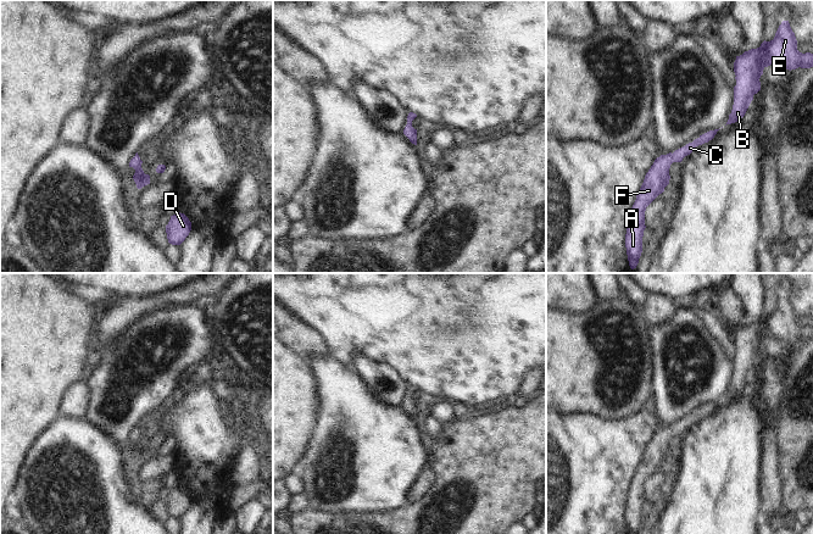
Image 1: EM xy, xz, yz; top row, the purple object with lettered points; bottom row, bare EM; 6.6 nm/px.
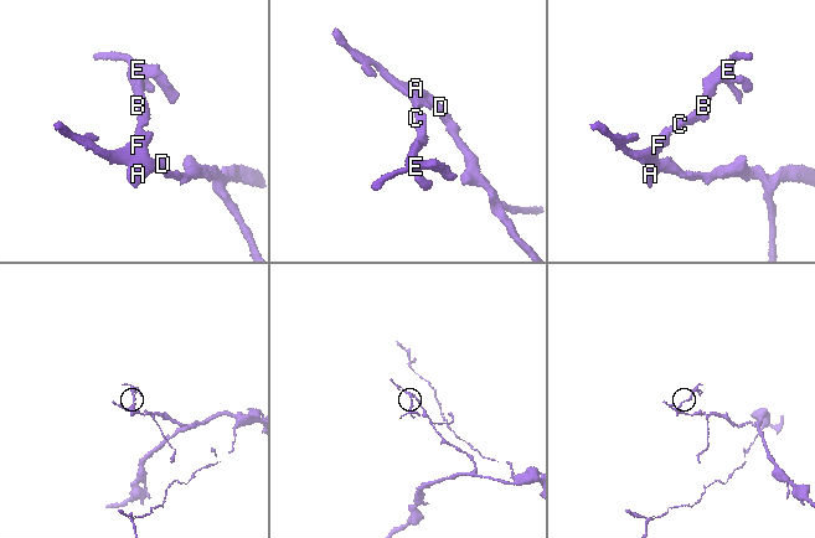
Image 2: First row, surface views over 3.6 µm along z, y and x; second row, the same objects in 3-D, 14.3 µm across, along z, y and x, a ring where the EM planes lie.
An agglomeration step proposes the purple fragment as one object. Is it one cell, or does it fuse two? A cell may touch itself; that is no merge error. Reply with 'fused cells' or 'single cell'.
single cell

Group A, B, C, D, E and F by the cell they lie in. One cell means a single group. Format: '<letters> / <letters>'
A B C D E F

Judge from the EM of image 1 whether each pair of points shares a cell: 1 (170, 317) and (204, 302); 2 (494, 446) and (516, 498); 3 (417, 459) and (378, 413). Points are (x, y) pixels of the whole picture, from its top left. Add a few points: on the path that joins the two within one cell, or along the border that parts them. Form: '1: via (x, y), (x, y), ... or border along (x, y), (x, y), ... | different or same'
1: border along (194, 305), (205, 310), (213, 328) | different
2: via (494, 459), (494, 476), (504, 485) | same
3: via (406, 448), (383, 424) | same

